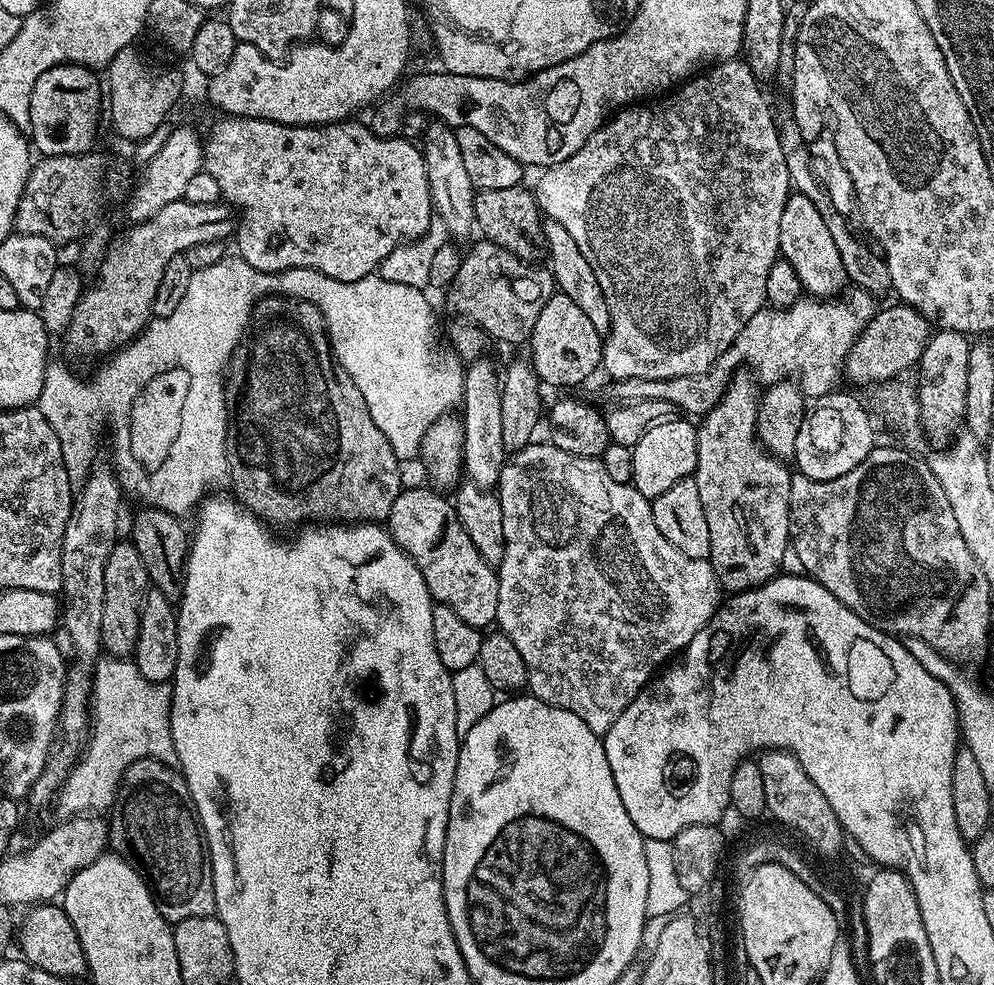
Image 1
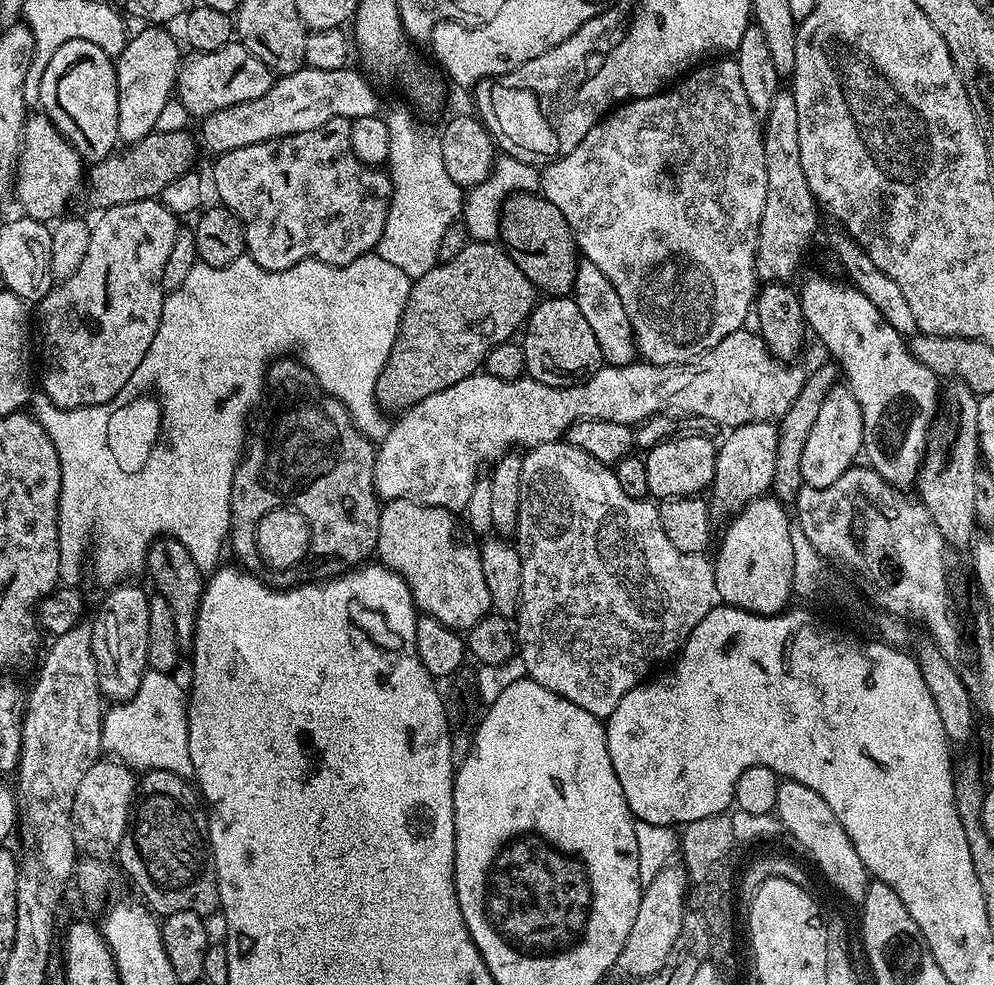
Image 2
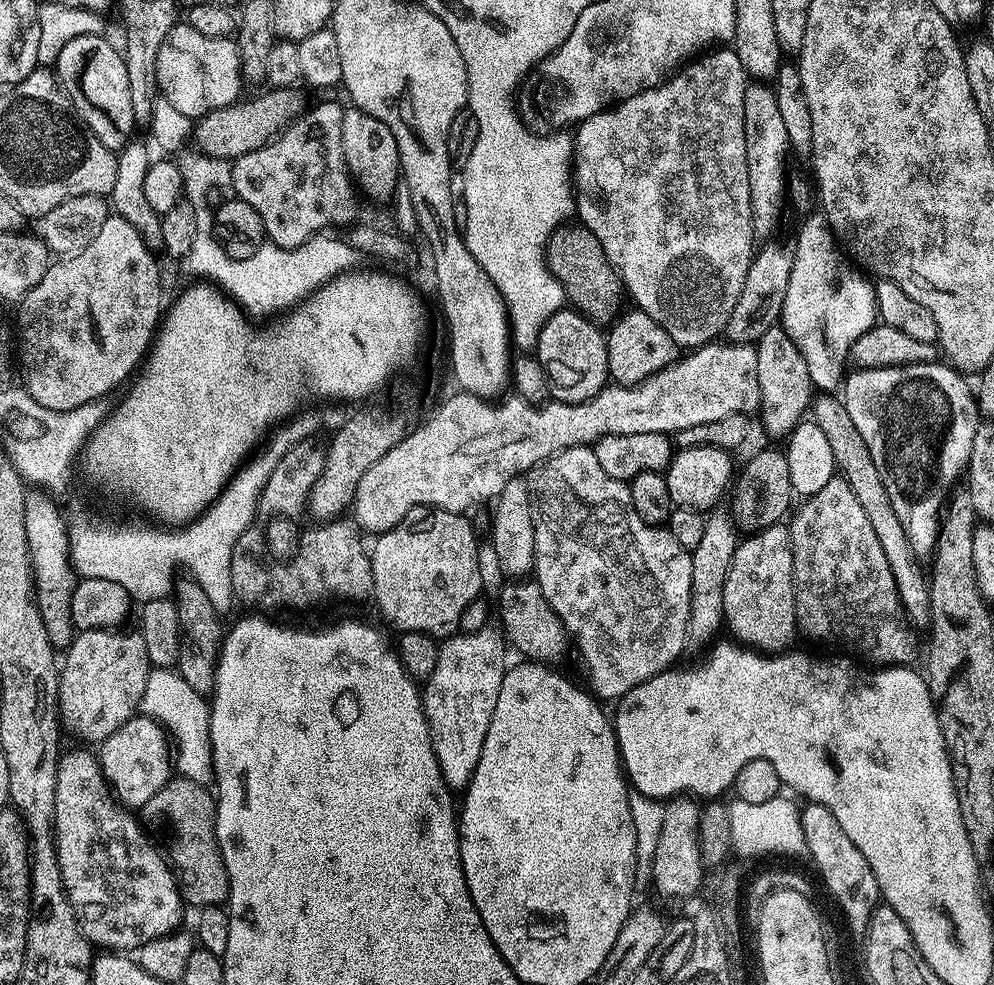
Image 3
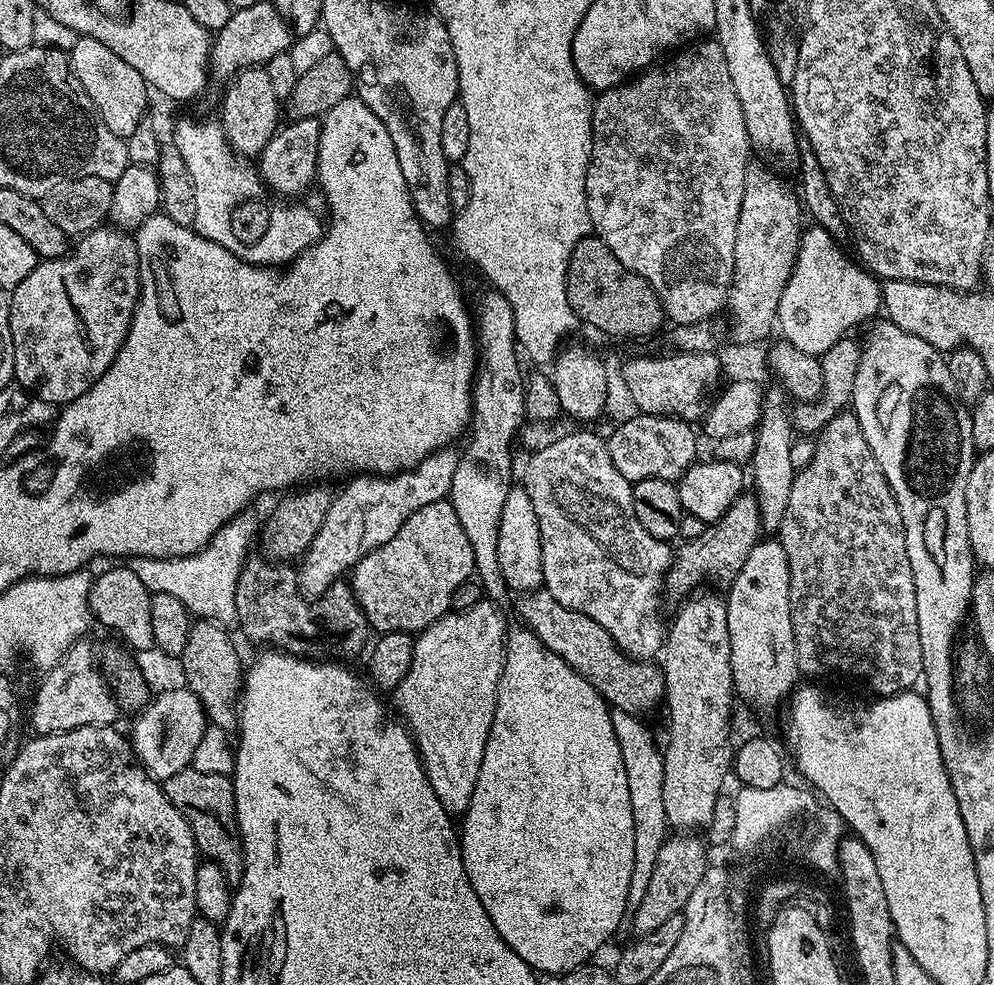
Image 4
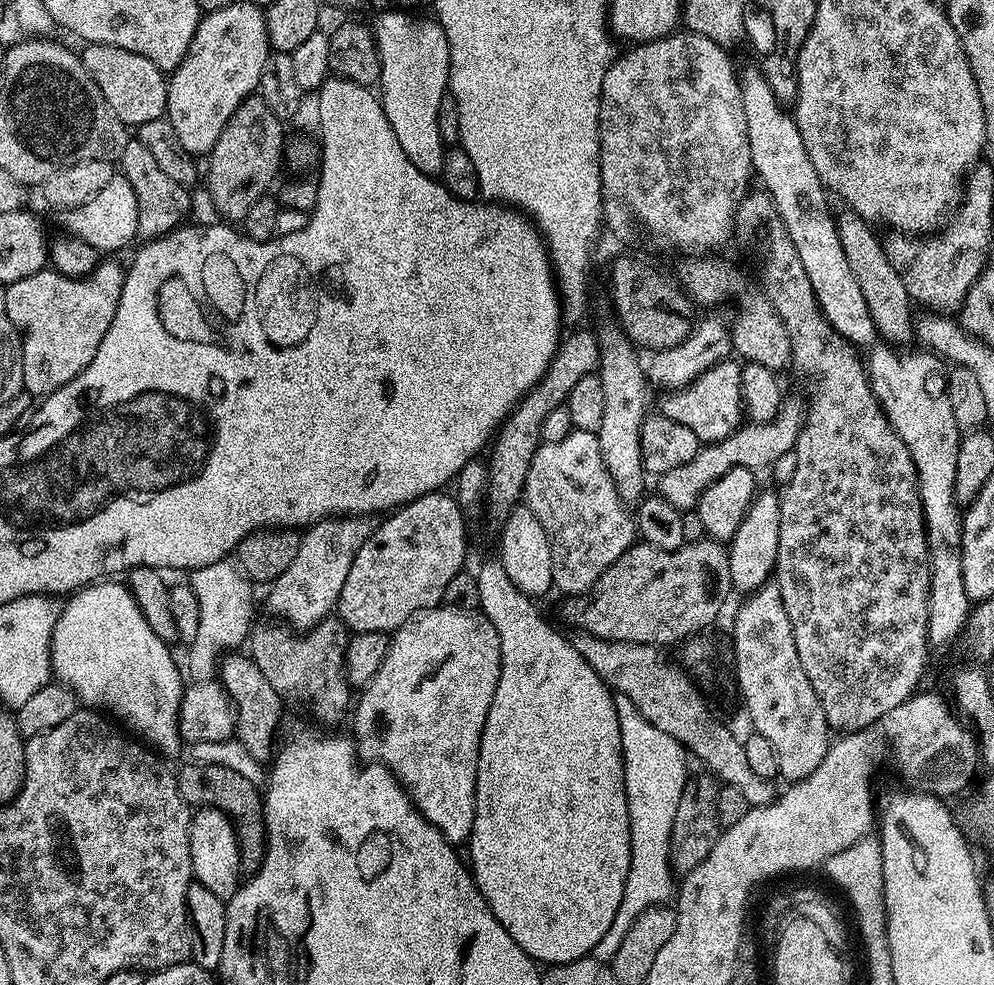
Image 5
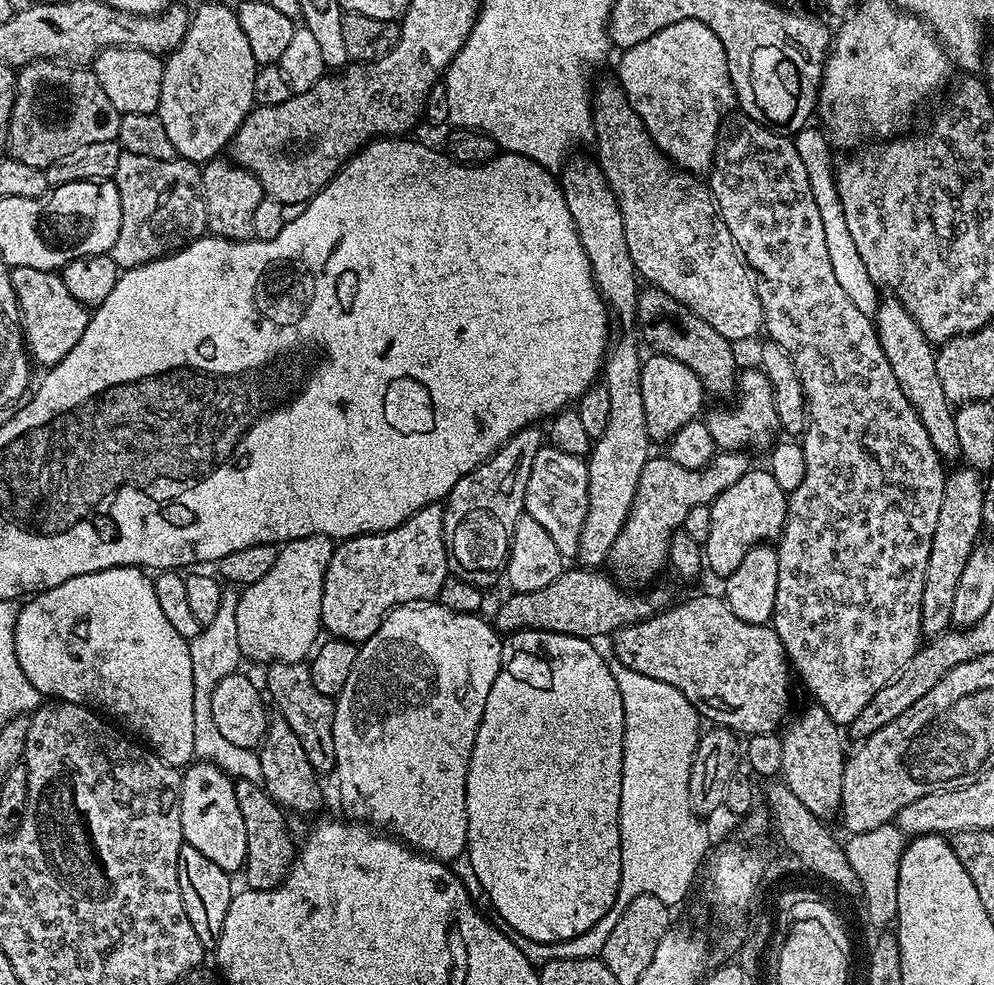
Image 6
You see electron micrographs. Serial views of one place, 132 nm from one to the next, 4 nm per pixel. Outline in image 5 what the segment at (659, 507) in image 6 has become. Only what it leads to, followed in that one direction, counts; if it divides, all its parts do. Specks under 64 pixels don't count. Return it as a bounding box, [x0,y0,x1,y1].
[658,396,806,510]

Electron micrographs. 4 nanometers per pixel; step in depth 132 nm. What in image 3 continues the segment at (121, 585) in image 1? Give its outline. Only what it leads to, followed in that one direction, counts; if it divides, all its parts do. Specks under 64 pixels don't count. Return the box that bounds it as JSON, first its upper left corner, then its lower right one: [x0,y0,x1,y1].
[58,628,150,742]

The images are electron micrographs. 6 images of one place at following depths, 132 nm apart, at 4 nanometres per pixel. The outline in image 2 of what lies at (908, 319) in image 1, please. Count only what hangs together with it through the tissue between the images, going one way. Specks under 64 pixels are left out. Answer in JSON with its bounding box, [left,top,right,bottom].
[771,363,842,506]

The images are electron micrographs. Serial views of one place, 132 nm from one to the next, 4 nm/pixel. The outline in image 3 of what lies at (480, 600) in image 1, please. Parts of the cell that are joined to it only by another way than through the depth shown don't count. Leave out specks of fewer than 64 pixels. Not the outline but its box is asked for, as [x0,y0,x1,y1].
[371,506,483,638]

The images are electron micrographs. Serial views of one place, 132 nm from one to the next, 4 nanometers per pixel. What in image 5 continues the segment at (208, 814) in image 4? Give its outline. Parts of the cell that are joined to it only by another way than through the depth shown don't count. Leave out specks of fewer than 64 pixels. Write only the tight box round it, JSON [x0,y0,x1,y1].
[176,762,264,877]

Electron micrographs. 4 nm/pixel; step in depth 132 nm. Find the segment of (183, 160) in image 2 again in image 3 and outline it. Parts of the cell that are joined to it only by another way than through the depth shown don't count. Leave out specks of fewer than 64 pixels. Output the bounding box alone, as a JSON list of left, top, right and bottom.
[194,87,306,161]

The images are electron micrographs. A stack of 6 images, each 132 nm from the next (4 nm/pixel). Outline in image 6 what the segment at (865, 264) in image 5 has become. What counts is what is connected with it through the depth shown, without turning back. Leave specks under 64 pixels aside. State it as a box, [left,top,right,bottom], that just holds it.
[874,294,961,462]

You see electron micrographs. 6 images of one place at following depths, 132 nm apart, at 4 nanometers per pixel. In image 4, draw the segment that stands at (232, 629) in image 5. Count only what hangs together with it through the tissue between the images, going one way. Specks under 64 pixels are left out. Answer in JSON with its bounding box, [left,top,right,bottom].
[130,506,262,625]

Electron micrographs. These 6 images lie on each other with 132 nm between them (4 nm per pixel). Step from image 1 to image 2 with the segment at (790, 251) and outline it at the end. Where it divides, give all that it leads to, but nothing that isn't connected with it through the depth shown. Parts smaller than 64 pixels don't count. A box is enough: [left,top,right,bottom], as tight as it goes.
[799,276,942,490]

